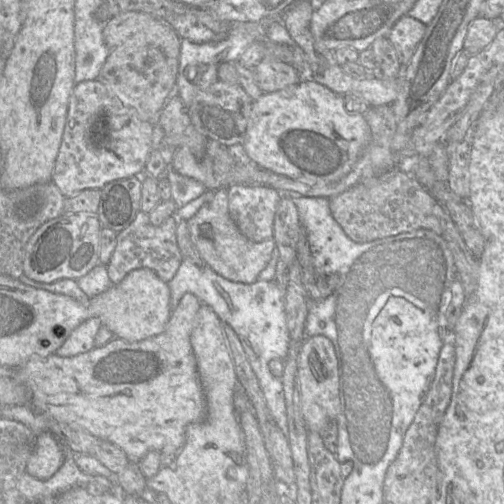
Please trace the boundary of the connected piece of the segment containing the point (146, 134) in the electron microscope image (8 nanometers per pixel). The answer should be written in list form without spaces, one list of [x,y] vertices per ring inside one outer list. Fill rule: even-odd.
[[[100,81],[75,84],[51,182],[67,198],[85,189],[102,189],[110,182],[134,177],[145,168],[153,129],[154,124],[141,120],[134,108],[125,106]]]

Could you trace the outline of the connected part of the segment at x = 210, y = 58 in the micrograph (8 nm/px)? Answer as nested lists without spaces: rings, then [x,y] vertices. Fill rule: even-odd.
[[[281,17],[279,19],[274,20],[262,20],[258,22],[242,22],[242,23],[228,23],[229,31],[228,34],[218,41],[207,42],[207,43],[194,43],[187,39],[181,39],[181,47],[180,47],[180,58],[179,58],[179,71],[177,75],[176,81],[176,94],[182,100],[185,108],[188,108],[196,98],[198,94],[206,91],[213,83],[219,81],[218,79],[218,66],[220,63],[224,62],[238,62],[240,56],[244,53],[247,47],[257,41],[262,41],[267,35],[267,28],[270,23],[281,21]]]

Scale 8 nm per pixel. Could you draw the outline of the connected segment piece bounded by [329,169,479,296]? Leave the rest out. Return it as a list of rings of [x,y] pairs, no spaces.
[[[393,169],[380,176],[366,179],[343,193],[329,198],[329,208],[345,234],[356,243],[367,243],[421,229],[435,232],[446,241],[453,255],[457,279],[461,280],[467,296],[476,291],[479,259],[467,247],[449,214],[406,171]]]

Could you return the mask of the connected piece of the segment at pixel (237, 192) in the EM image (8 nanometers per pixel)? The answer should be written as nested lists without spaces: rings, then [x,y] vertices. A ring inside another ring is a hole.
[[[260,185],[227,187],[229,213],[241,233],[250,241],[273,237],[274,217],[282,193]]]

